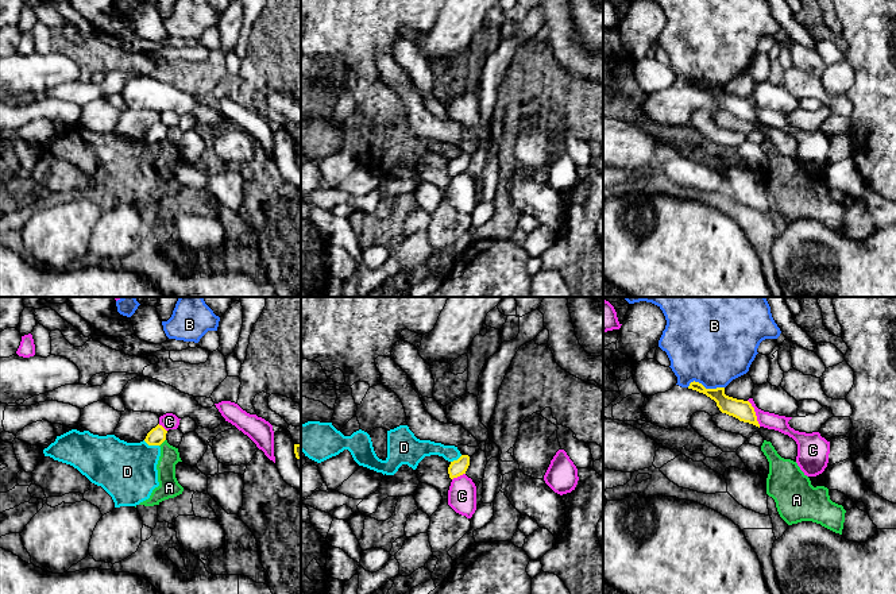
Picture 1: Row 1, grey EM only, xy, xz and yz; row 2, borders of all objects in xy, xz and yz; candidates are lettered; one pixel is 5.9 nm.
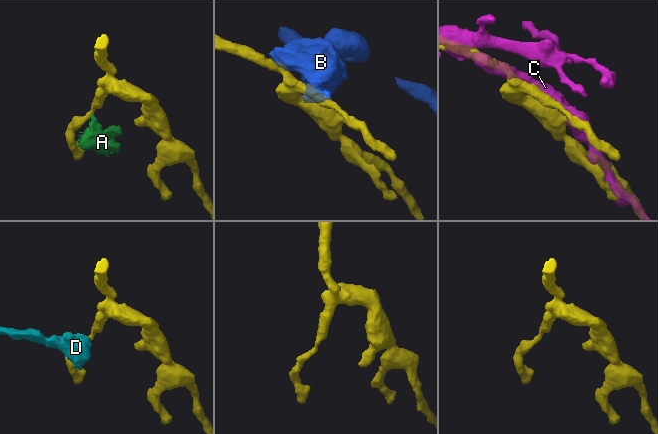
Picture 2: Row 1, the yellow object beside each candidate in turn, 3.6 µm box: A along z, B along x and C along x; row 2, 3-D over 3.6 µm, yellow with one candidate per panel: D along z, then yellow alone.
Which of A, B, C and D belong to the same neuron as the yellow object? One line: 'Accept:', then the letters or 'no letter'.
Accept: no letter

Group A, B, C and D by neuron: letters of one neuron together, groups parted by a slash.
A D / B / C

